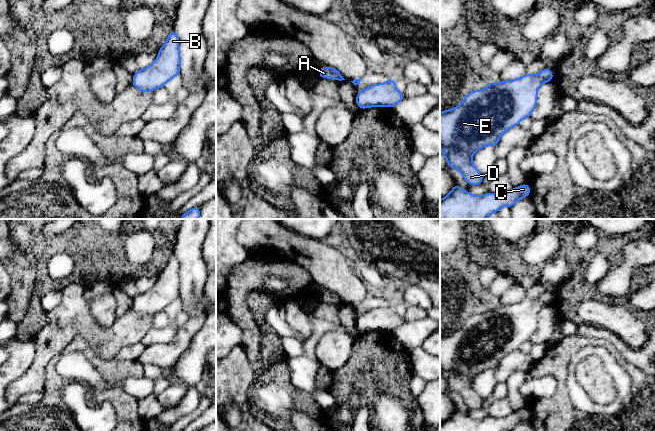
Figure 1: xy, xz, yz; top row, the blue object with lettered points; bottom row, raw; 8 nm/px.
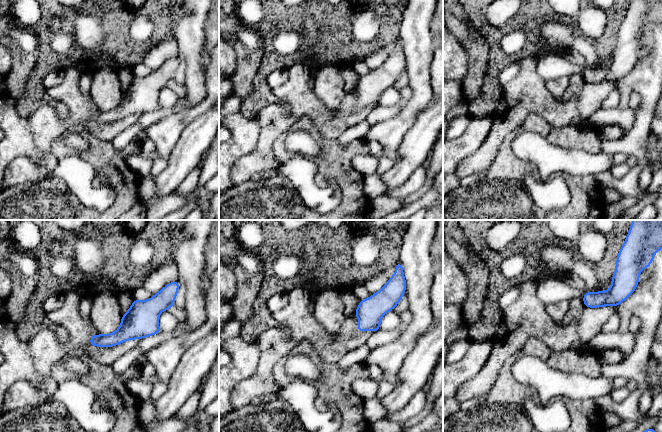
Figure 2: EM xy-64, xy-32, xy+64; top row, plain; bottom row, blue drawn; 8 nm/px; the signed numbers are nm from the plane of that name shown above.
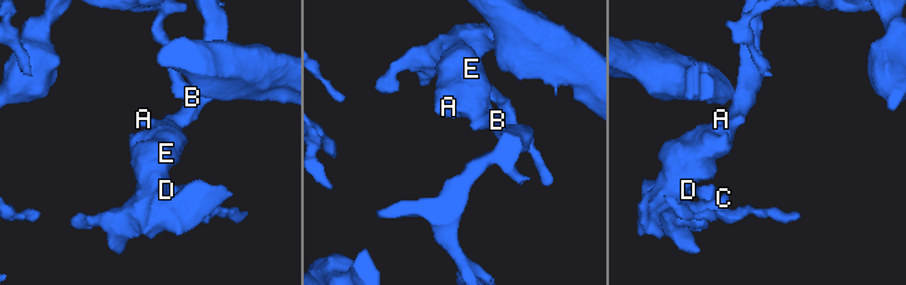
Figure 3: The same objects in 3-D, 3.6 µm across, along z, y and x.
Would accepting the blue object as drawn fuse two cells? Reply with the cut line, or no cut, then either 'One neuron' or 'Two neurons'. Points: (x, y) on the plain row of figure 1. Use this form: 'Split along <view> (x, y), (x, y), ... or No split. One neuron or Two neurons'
No split. One neuron

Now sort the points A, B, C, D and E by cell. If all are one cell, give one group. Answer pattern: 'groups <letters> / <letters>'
groups A B C D E

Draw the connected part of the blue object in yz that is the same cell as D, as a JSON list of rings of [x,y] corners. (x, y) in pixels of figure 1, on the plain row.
[[[546,291],[537,299],[524,298],[518,303],[493,307],[482,314],[470,316],[457,331],[440,337],[440,376],[446,381],[448,390],[461,396],[471,409],[481,409],[483,399],[472,387],[473,378],[490,369],[496,371],[500,361],[521,344],[531,340],[537,328],[539,311],[554,302]]]

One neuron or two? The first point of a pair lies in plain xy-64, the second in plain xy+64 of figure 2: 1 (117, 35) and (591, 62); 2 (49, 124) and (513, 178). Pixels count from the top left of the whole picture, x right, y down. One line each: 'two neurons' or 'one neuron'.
1: two neurons
2: two neurons

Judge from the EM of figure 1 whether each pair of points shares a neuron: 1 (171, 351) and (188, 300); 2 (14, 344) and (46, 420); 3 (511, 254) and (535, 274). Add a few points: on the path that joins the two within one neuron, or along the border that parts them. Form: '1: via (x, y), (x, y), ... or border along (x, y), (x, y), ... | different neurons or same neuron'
1: via (183, 338), (184, 334), (192, 326), (192, 313) | same neuron
2: border along (45, 389), (42, 393) | different neurons
3: via (516, 260), (529, 273) | same neuron

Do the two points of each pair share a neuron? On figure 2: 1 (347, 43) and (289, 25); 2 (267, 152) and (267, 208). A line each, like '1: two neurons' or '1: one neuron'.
1: one neuron
2: two neurons

